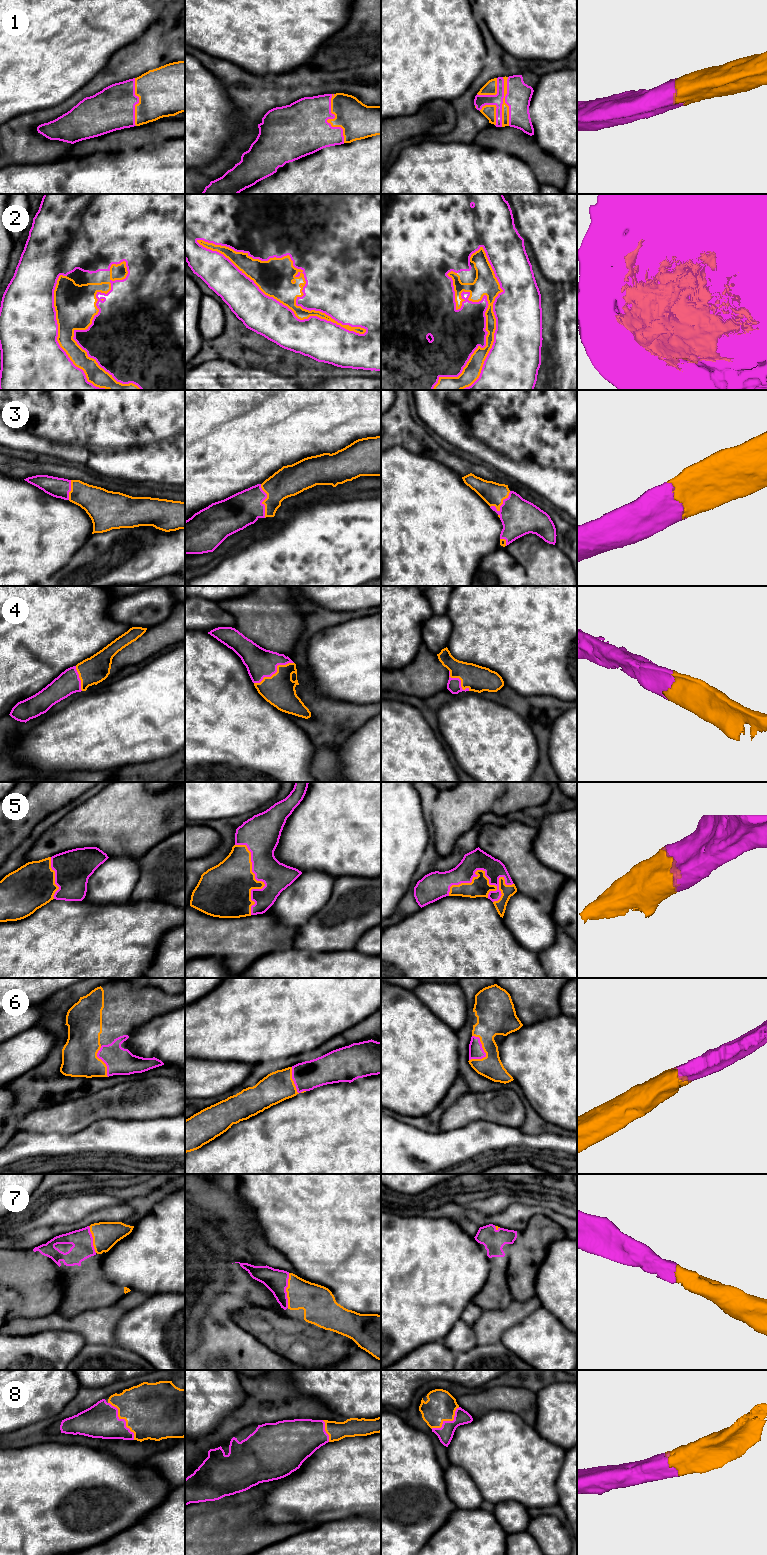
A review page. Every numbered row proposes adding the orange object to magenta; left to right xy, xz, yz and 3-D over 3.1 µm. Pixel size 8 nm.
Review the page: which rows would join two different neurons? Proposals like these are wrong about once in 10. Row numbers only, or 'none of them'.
none of them

